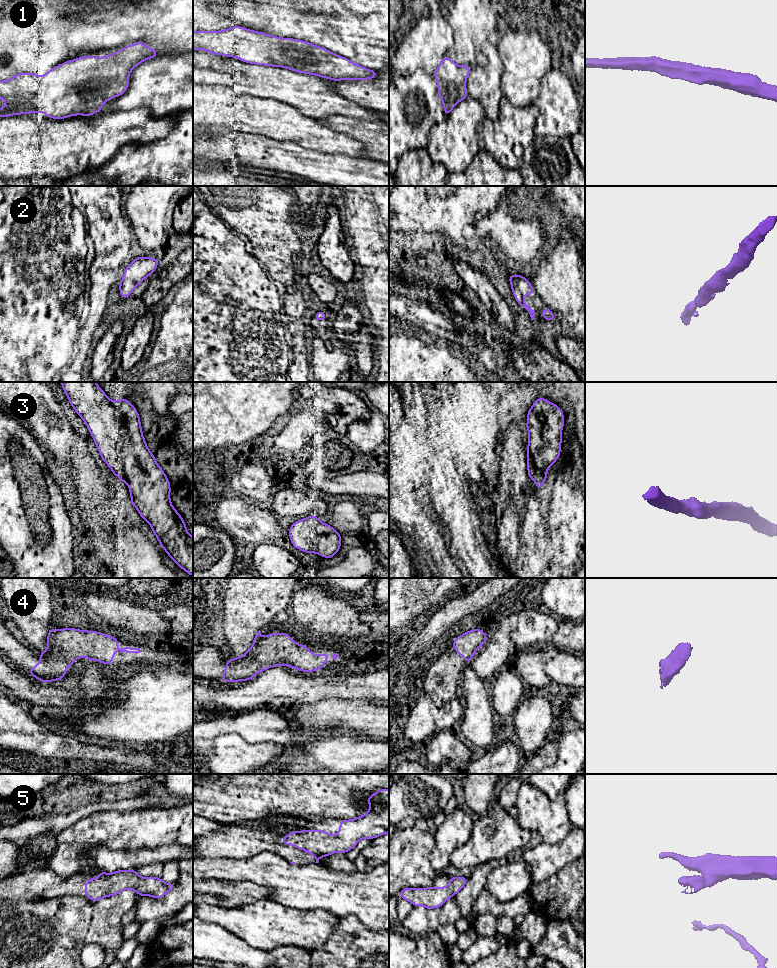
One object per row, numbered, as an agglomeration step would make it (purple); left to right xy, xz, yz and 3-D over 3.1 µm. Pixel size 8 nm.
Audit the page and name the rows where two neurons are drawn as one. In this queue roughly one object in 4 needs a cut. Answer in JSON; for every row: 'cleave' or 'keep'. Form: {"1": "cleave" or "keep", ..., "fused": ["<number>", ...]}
{"1": "keep", "2": "keep", "3": "keep", "4": "keep", "5": "keep", "fused": []}

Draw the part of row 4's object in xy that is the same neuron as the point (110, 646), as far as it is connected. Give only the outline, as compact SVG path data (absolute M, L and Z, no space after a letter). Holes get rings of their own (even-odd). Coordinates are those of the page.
M49 628L47 636L48 648L39 655L40 661L34 668L30 668L29 672L36 679L49 683L64 678L67 674L65 669L80 657L89 657L87 662L94 662L94 658L103 664L111 665L113 656L118 650L118 639L109 637L103 633L92 631L84 631L73 628L64 628L53 630Z

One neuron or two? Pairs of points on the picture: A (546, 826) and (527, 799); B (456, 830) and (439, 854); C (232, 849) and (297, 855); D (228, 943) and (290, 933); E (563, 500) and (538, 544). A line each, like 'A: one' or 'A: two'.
A: one
B: one
C: one
D: two
E: two

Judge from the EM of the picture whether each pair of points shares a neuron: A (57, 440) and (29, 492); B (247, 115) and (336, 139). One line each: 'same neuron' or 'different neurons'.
A: different neurons
B: same neuron

